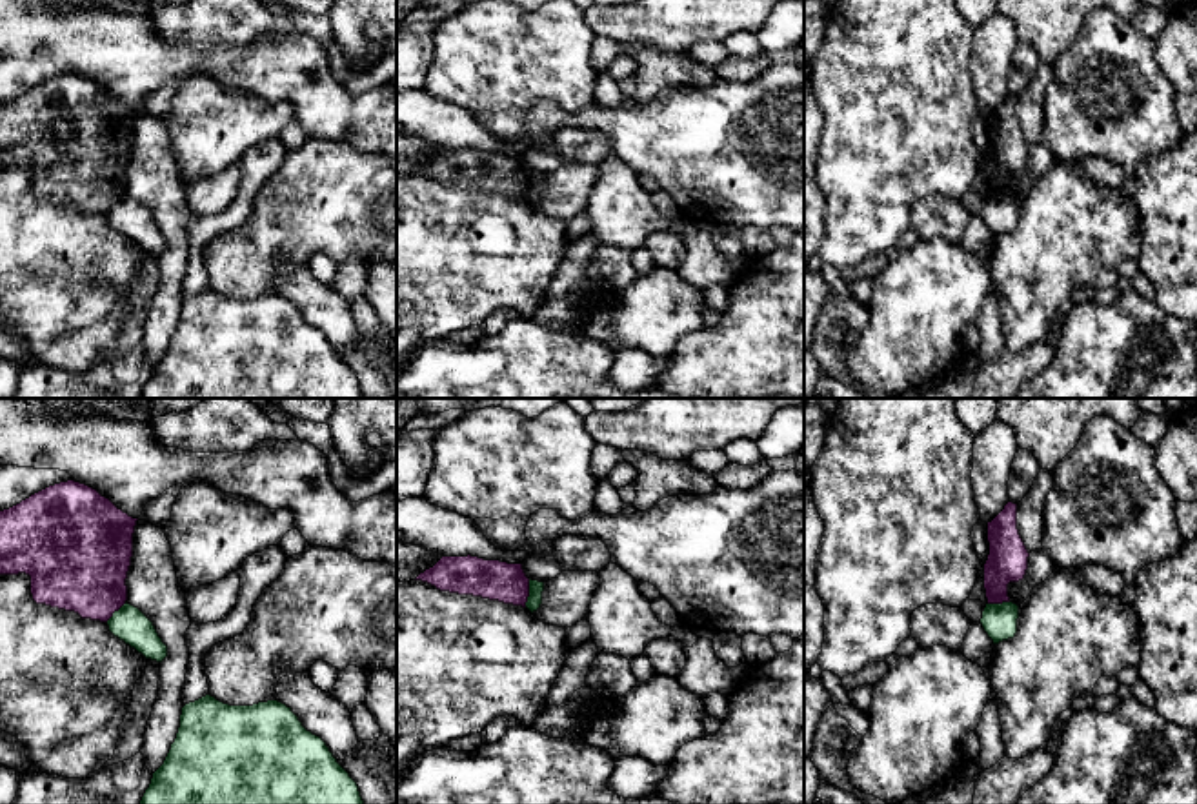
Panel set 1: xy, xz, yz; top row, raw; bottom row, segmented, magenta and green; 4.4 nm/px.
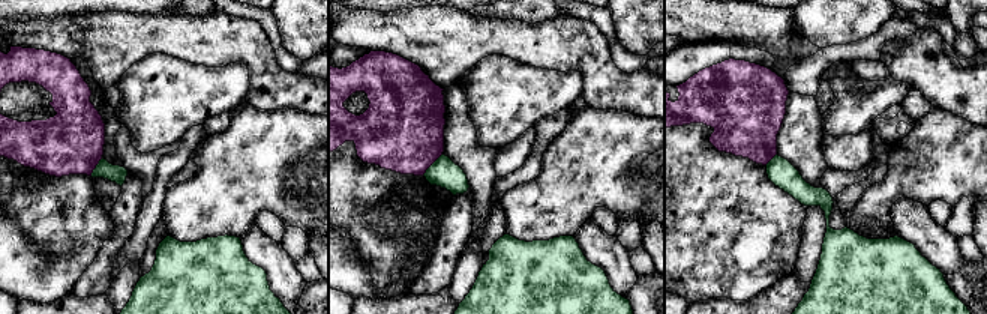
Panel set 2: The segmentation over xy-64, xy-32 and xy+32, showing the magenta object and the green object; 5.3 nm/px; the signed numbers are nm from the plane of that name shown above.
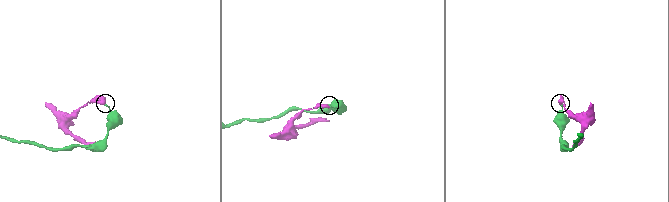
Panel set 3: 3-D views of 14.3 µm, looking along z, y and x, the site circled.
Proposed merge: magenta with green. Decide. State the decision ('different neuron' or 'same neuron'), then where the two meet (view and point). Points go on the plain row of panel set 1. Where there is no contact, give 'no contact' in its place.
different neuron | xz (528, 186)

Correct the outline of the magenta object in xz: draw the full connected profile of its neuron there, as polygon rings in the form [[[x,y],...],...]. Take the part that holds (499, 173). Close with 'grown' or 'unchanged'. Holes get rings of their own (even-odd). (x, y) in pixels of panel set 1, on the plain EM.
[[[442,149],[415,173],[428,175],[440,184],[473,187],[526,200],[529,171],[522,156],[484,153],[478,149]]]; unchanged

